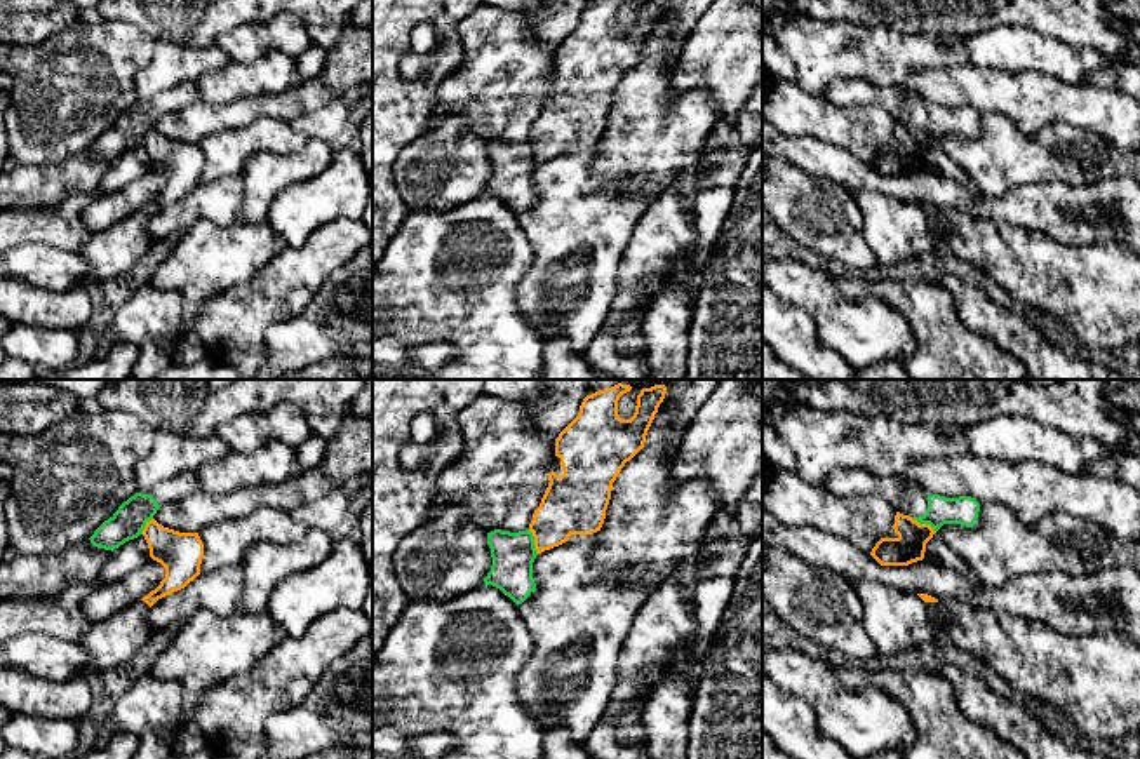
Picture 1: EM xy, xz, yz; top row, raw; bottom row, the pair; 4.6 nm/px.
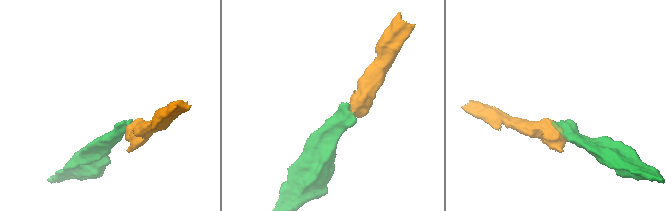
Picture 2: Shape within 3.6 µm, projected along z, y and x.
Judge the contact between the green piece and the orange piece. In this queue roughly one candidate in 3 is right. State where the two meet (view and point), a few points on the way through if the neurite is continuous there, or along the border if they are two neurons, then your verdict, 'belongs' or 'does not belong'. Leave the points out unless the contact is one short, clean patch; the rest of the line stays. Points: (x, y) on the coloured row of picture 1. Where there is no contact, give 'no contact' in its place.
contact yz (923, 523); border yz (911, 517), (926, 523), (935, 531); does not belong

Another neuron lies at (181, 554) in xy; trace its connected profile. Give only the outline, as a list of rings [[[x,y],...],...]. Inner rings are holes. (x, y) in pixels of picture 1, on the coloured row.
[[[151,519],[146,522],[143,536],[150,557],[165,568],[165,578],[141,601],[92,623],[80,641],[89,655],[84,663],[84,677],[89,672],[110,670],[132,660],[155,634],[148,620],[150,608],[200,574],[204,543],[198,533],[179,533]]]

